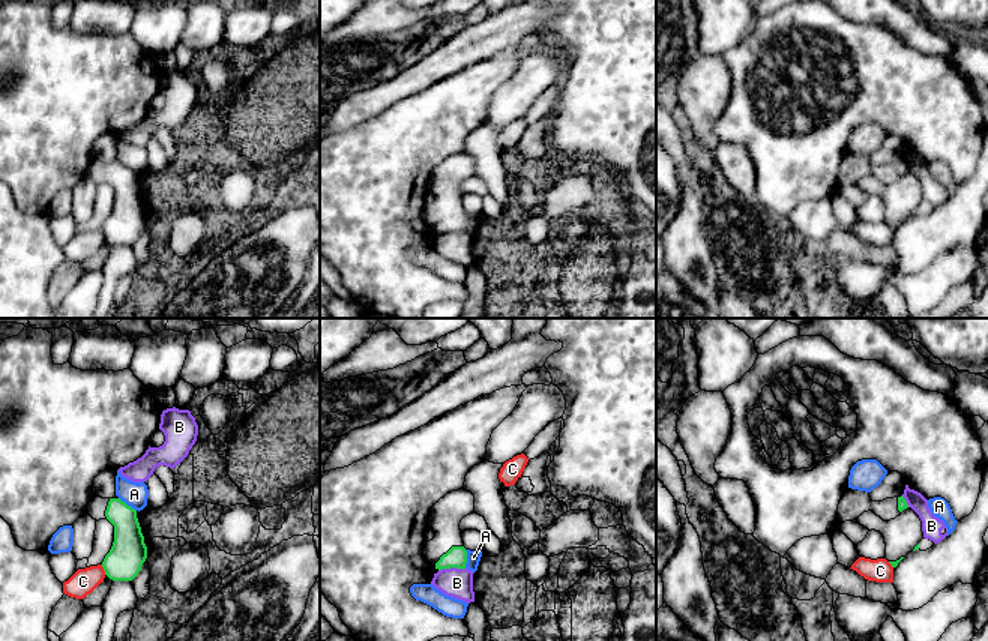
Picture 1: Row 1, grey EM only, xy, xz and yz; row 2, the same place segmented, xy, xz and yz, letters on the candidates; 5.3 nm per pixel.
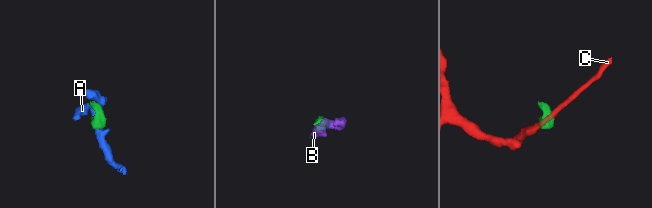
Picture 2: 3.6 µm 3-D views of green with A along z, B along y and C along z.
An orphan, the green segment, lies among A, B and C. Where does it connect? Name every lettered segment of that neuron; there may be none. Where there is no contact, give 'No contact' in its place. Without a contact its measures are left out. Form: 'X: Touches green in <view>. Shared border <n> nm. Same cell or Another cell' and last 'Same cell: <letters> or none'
A: Touches green in xy. Shared border 120 nm. Another cell
B: Touches green in xz. Shared border 150 nm. Another cell
C: Touches green in xy. Shared border 60 nm. Another cell
Same cell: none

